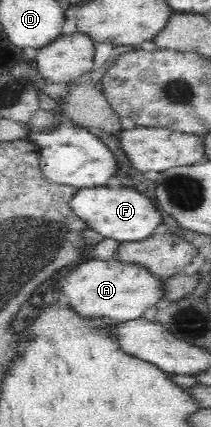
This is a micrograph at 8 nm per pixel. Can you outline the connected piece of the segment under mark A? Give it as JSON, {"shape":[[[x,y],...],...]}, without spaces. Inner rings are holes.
{"shape":[[[89,260],[62,276],[53,286],[59,295],[68,297],[68,304],[83,317],[105,317],[112,322],[143,318],[145,311],[165,299],[163,278],[141,265],[115,260]]]}

